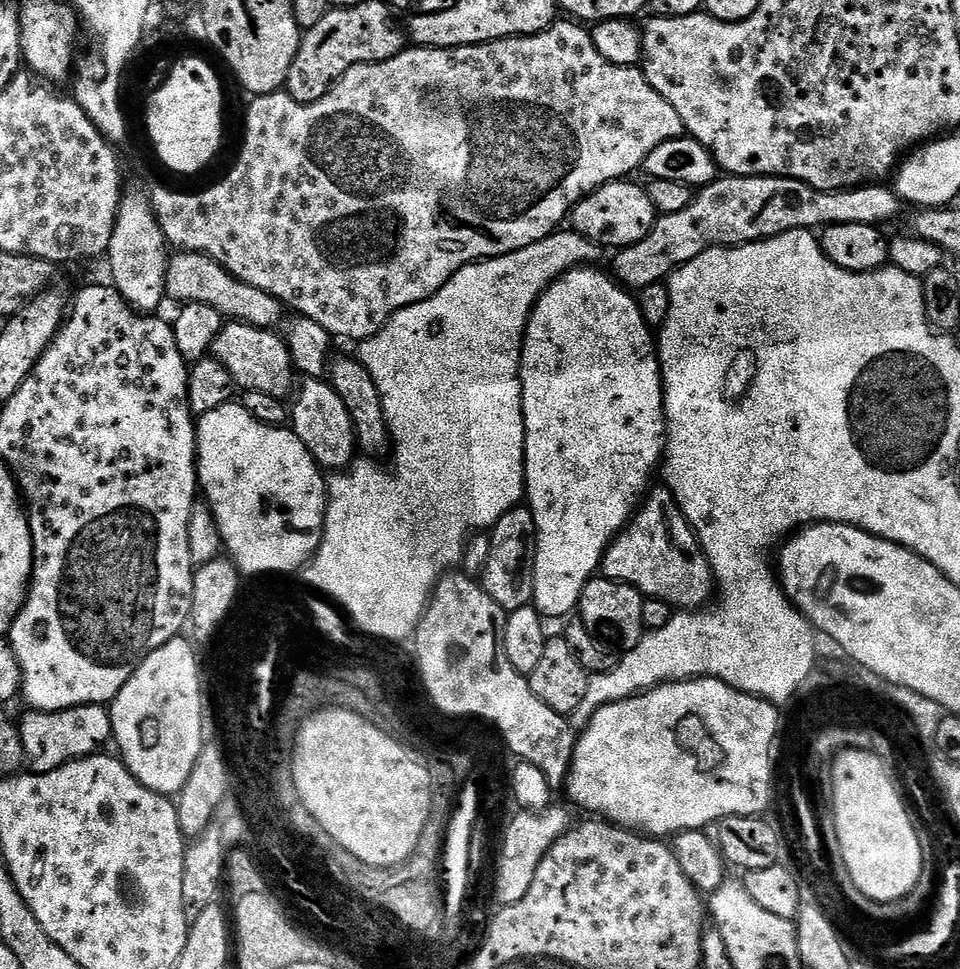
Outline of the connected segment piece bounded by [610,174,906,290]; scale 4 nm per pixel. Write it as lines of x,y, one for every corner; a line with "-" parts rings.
724,174
699,189
686,210
661,215
642,242
619,249
610,272
625,288
639,290
661,283
707,248
736,248
740,244
769,240
790,230
823,230
835,224
885,226
891,220
899,221
900,211
905,208
899,194
884,182
823,192
785,176

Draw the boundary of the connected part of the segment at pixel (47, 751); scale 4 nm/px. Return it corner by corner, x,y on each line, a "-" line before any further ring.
83,704
67,708
61,712
38,712
35,710
25,711
25,716
18,720
20,729
20,741
24,747
25,761
32,764
31,771
49,772
58,770
62,765
69,764
72,760
81,760
84,756
94,756
101,751
104,743
113,739
112,714
103,704

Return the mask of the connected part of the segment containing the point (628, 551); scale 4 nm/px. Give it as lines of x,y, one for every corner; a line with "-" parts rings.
666,486
659,487
653,487
643,497
642,503
637,507
632,519
628,521
628,525
608,545
599,571
608,580
617,580
634,586
647,599
666,602
673,610
699,610
714,596
712,567
706,554
701,550
699,542
696,541
696,534
688,525
688,519
682,514
675,498
672,497
672,491

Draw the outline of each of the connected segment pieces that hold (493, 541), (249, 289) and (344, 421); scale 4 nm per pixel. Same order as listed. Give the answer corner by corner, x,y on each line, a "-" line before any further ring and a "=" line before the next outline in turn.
527,506
511,508
490,529
490,558
486,558
486,570
482,577
482,587
498,606
502,606
505,613
513,612
519,608
526,608
532,604
534,594
534,562
536,561
536,527
532,512
=
177,251
175,255
168,262
167,295
171,299
180,300
184,304
214,306
214,310
218,310
225,318
269,330
275,329
275,324
286,313
285,305
275,297
258,290
253,284
234,278
234,274
227,272
221,264
205,256
203,252
=
324,378
305,379
299,385
295,396
296,401
291,401
290,404
290,427
298,434
298,438
302,438
302,446
310,450
321,469
347,469
357,459
358,445
354,422
350,410
346,408
346,402
338,398
331,383

